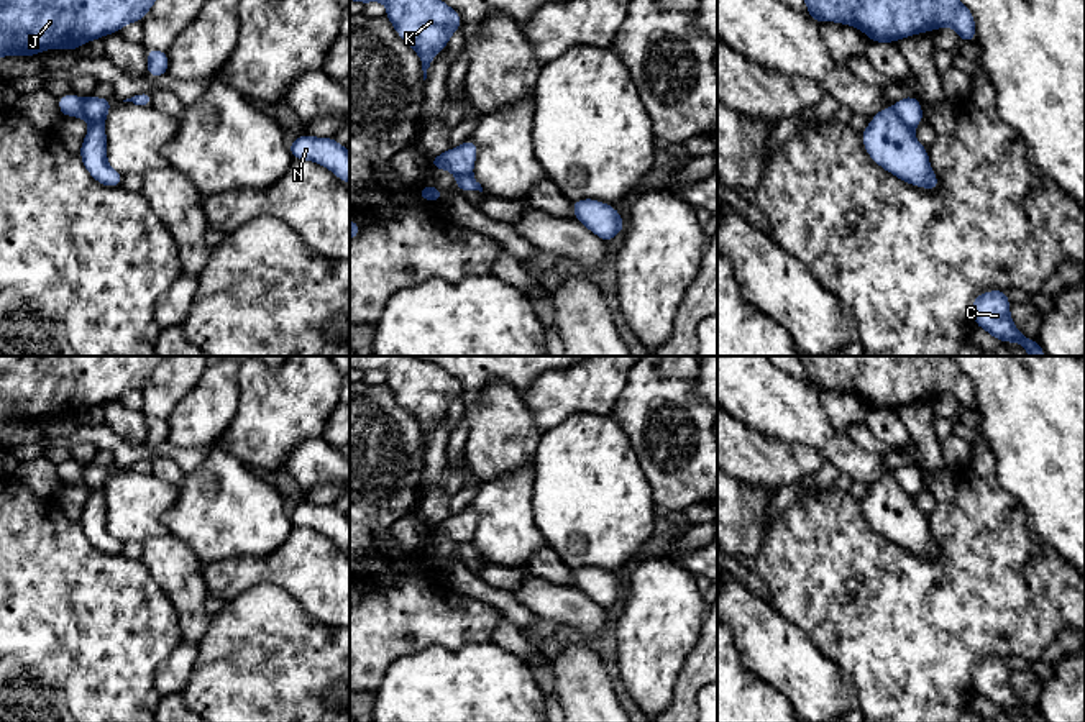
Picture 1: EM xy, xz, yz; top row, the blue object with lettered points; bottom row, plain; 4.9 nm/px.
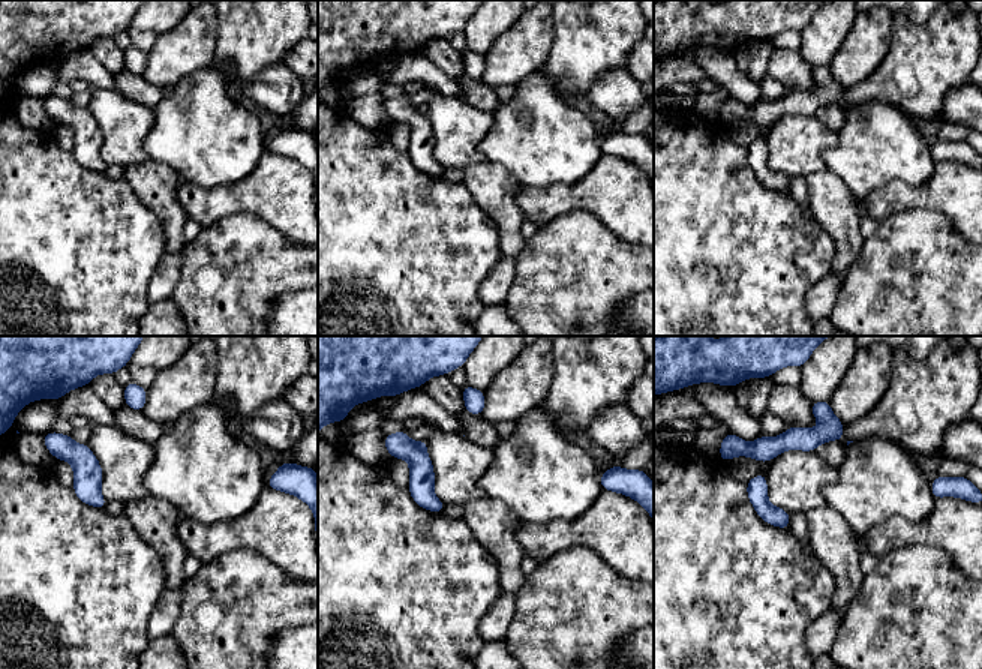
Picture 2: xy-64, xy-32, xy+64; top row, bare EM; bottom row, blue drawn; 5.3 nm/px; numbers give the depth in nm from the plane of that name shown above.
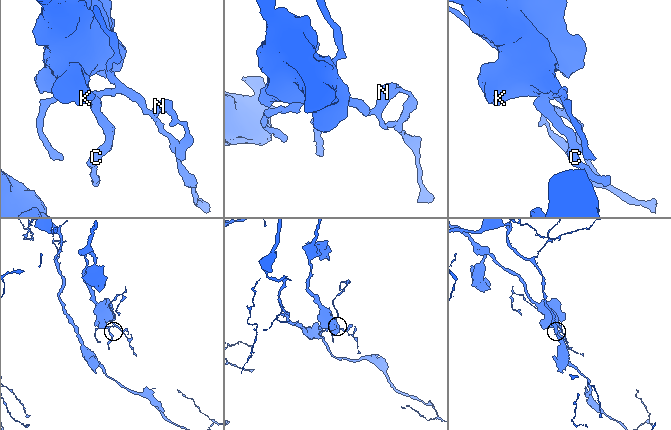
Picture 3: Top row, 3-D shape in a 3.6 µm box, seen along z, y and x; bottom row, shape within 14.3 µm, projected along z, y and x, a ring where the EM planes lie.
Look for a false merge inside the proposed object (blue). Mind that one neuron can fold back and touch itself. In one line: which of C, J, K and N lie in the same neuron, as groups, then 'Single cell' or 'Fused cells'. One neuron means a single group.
Groups: C J K / N. Fused cells

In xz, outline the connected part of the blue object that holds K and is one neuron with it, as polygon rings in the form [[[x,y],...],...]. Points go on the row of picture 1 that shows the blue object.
[[[355,0],[358,3],[382,2],[386,18],[396,33],[420,56],[423,80],[433,56],[443,49],[450,36],[461,30],[461,15],[443,0]]]

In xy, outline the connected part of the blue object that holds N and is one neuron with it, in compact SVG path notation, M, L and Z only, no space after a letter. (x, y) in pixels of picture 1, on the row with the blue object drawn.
M300 135L289 144L292 159L314 161L350 184L350 151L335 138Z

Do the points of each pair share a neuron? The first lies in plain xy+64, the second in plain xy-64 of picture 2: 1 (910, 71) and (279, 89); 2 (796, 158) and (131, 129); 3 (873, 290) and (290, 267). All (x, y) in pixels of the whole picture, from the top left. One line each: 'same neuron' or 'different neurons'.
1: different neurons
2: same neuron
3: same neuron

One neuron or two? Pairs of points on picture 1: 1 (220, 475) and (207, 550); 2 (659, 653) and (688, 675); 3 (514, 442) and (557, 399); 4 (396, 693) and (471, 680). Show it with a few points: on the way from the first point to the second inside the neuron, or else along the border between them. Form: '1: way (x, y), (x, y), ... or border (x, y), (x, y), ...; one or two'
1: way (220, 493), (220, 517), (214, 532); one
2: border (700, 634), (680, 670), (673, 698), (667, 704); two
3: border (521, 397), (540, 434); two
4: way (414, 693), (453, 693); one

